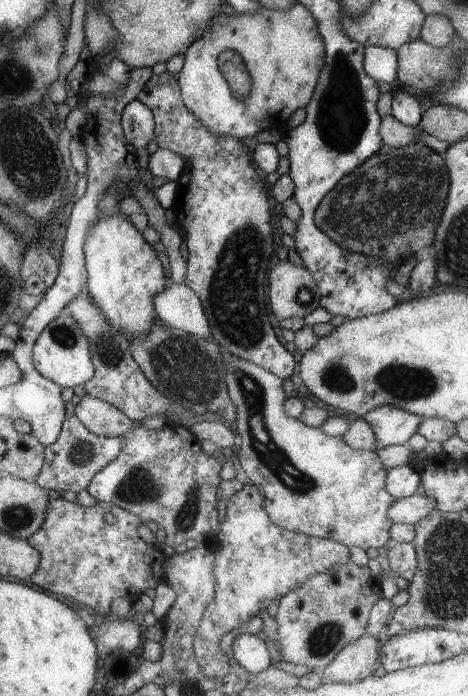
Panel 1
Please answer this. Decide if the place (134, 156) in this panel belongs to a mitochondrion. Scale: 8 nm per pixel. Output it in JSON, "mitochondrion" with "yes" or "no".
{"mitochondrion":"no"}

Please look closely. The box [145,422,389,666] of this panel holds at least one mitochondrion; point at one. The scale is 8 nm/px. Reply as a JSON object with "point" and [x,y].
{"point":[324,639]}

